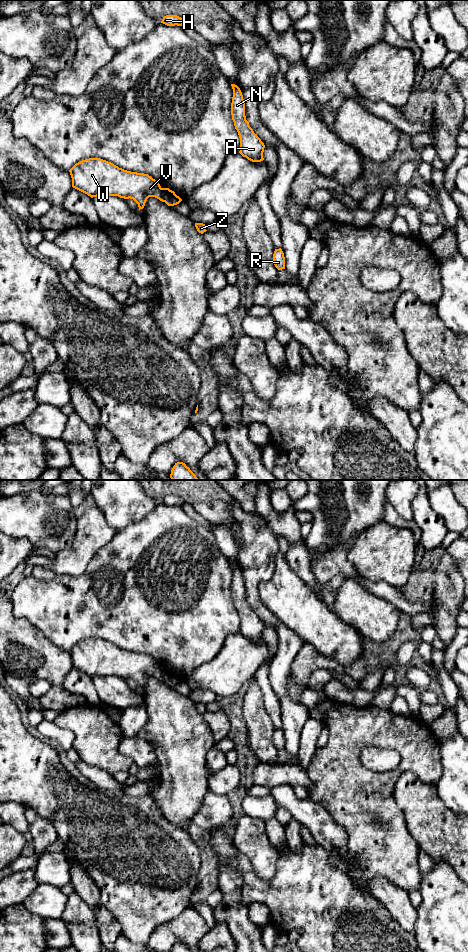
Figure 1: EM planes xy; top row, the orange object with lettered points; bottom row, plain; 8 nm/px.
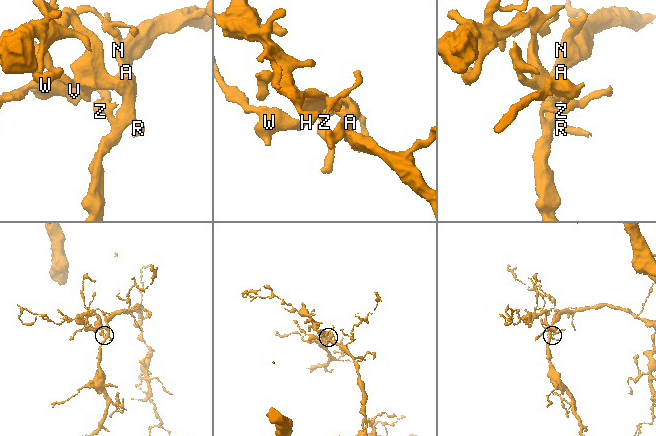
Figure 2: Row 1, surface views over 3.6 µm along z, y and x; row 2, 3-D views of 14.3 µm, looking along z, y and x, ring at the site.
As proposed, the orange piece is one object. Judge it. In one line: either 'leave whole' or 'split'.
split

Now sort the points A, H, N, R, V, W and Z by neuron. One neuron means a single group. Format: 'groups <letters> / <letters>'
groups A H N R Z / V W

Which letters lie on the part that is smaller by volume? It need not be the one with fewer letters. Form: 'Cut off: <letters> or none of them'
Cut off: V, W

